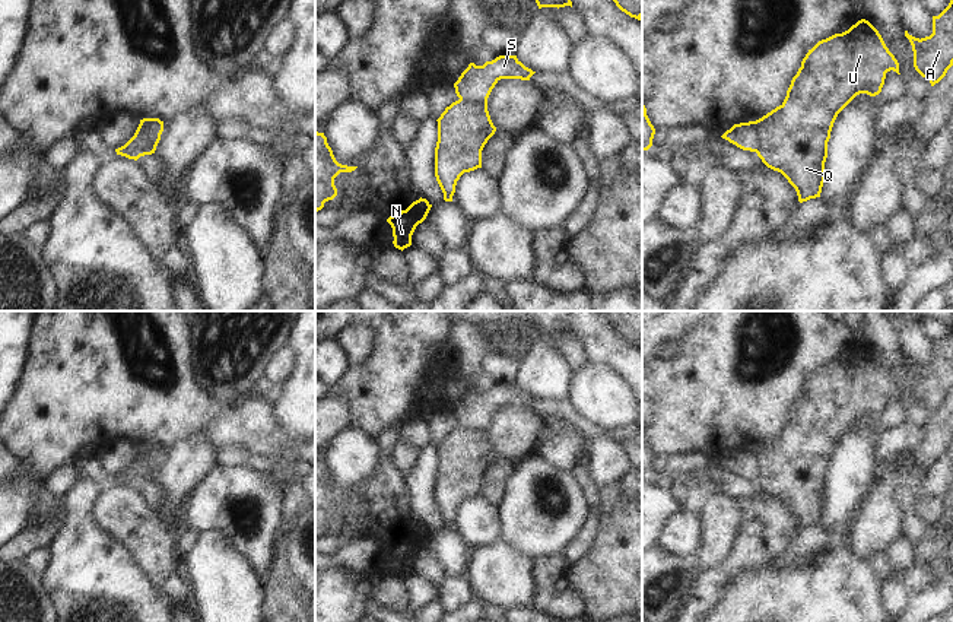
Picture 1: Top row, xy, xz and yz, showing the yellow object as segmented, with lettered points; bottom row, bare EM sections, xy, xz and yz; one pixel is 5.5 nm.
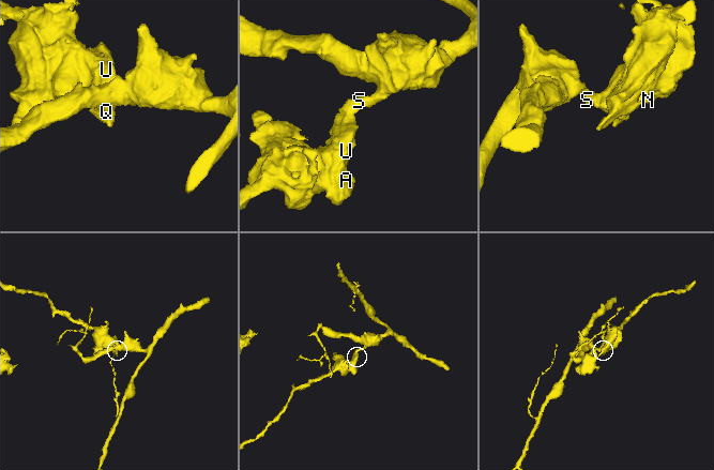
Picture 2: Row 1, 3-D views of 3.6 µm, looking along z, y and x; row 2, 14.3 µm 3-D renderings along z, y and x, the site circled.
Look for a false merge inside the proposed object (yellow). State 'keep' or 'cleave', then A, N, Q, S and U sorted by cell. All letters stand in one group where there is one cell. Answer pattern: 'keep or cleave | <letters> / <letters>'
cleave | A N Q U / S

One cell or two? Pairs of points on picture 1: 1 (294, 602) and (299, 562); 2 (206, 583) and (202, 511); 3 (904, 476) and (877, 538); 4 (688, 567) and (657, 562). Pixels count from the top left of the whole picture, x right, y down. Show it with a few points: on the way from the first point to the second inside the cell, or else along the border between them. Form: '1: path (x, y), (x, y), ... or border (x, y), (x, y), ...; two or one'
1: border (283, 548), (286, 567), (299, 584); two
2: border (199, 533), (219, 530), (234, 548); two
3: path (888, 491), (880, 498), (880, 517), (877, 521); one
4: path (680, 567), (664, 567); one

